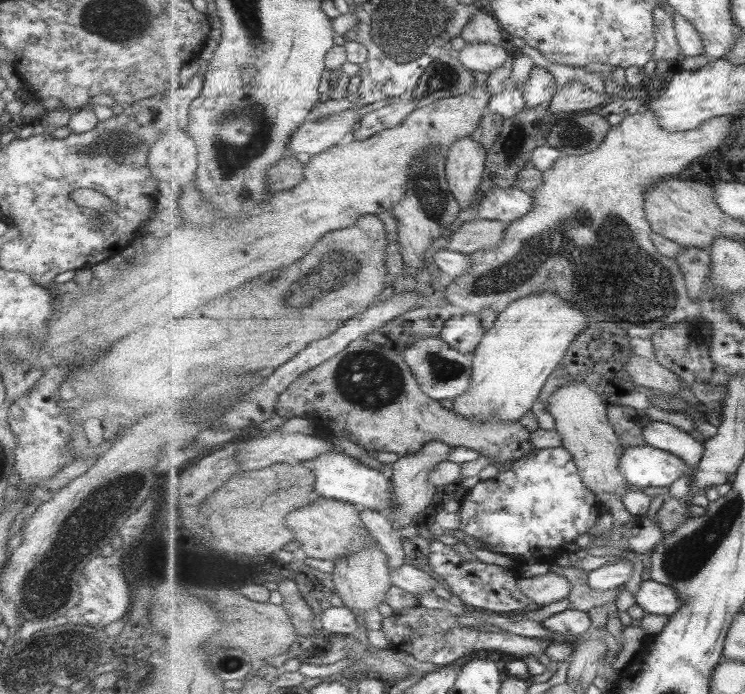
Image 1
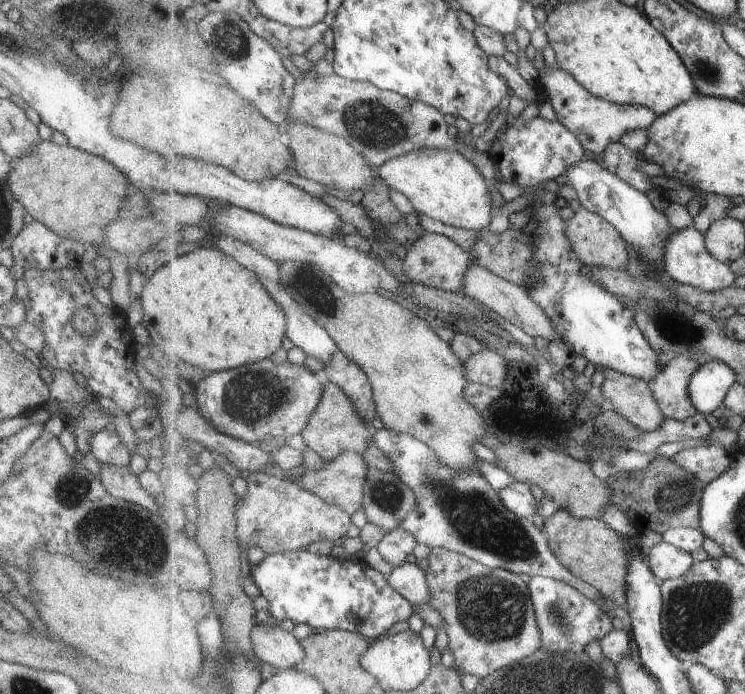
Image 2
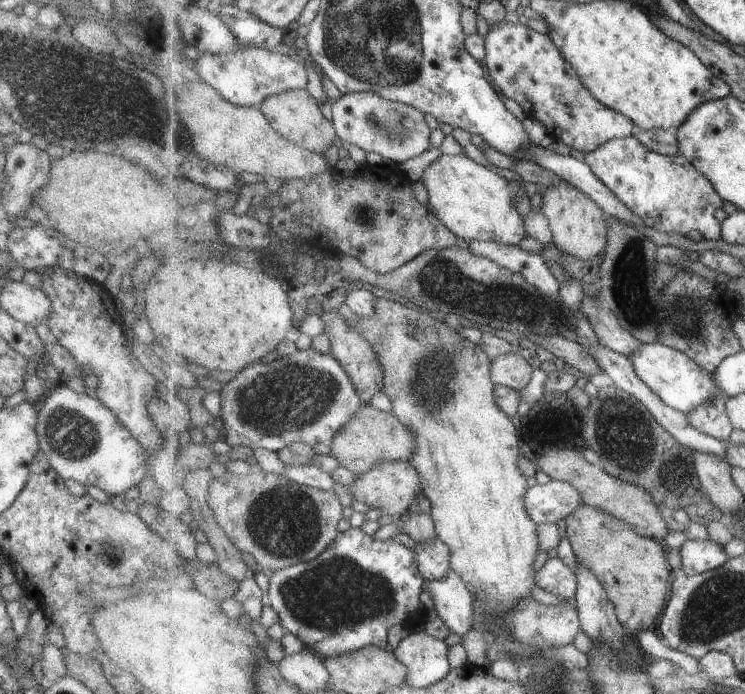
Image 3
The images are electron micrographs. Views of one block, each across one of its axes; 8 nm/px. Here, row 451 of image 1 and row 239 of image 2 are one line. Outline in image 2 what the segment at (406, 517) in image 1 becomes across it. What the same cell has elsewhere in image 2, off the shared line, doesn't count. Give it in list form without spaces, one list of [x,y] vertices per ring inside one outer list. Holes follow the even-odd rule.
[[[425,232],[407,251],[403,263],[403,273],[411,280],[445,292],[457,292],[465,287],[463,280],[471,268],[469,253],[455,240],[441,234]]]

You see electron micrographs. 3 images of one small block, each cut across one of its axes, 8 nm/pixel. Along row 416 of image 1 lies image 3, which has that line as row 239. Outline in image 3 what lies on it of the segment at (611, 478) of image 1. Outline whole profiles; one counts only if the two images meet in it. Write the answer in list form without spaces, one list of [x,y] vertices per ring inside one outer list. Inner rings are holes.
[[[563,180],[553,188],[546,188],[542,196],[541,217],[549,222],[557,247],[583,260],[594,259],[605,252],[609,239],[608,215],[586,192]]]

